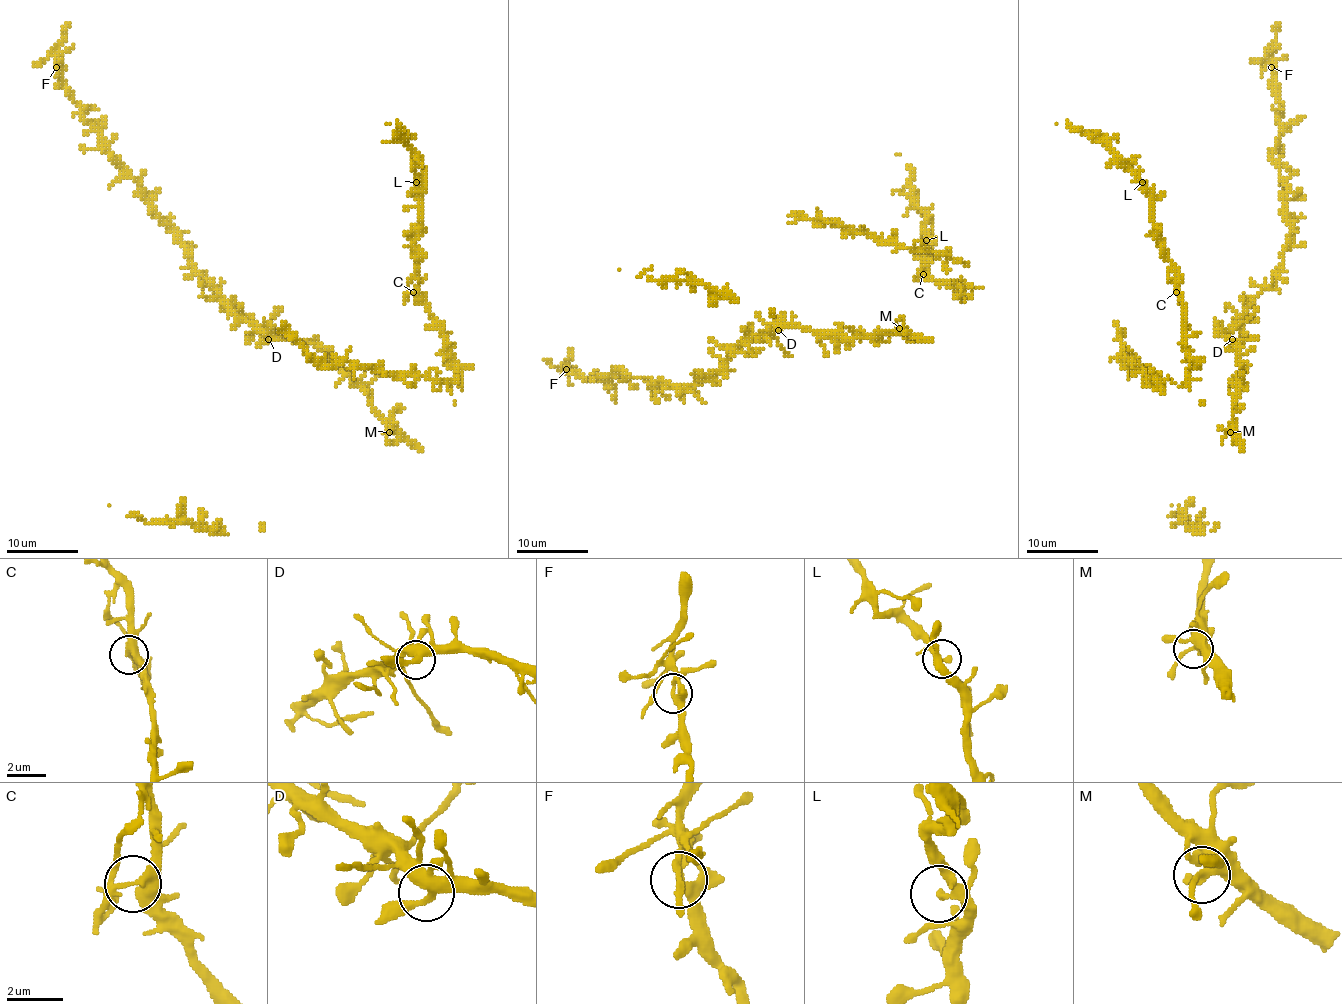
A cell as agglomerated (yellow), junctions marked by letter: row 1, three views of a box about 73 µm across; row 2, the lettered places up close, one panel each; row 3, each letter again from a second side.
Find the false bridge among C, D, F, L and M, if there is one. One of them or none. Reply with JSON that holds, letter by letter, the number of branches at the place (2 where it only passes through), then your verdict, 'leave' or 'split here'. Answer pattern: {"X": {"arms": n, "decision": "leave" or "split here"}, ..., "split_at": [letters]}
{"C": {"arms": 4, "decision": "split here"}, "D": {"arms": 4, "decision": "leave"}, "F": {"arms": 3, "decision": "leave"}, "L": {"arms": 4, "decision": "leave"}, "M": {"arms": 4, "decision": "leave"}, "split_at": ["C"]}

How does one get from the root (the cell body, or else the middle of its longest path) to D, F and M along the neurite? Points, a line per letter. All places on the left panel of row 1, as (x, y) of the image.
D: (339, 366), (312, 344), (268, 339)
F: (339, 366), (312, 344), (270, 339), (220, 296), (195, 267), (180, 234), (112, 157), (56, 67)
M: (339, 366), (367, 395), (373, 411), (387, 425), (389, 432)

